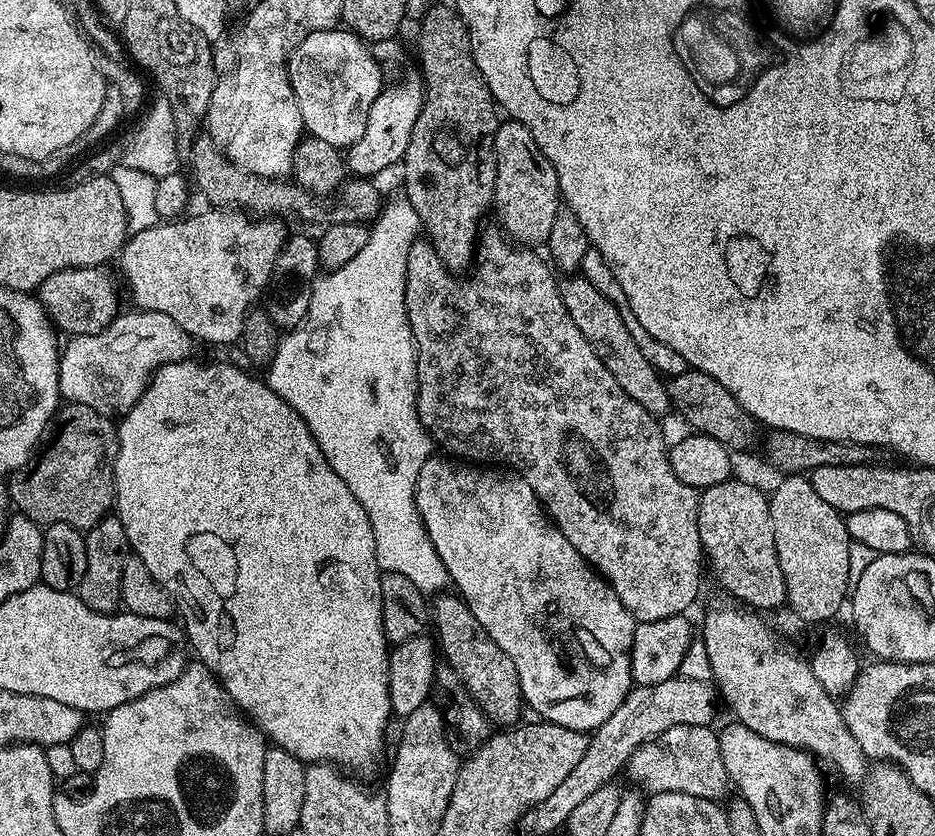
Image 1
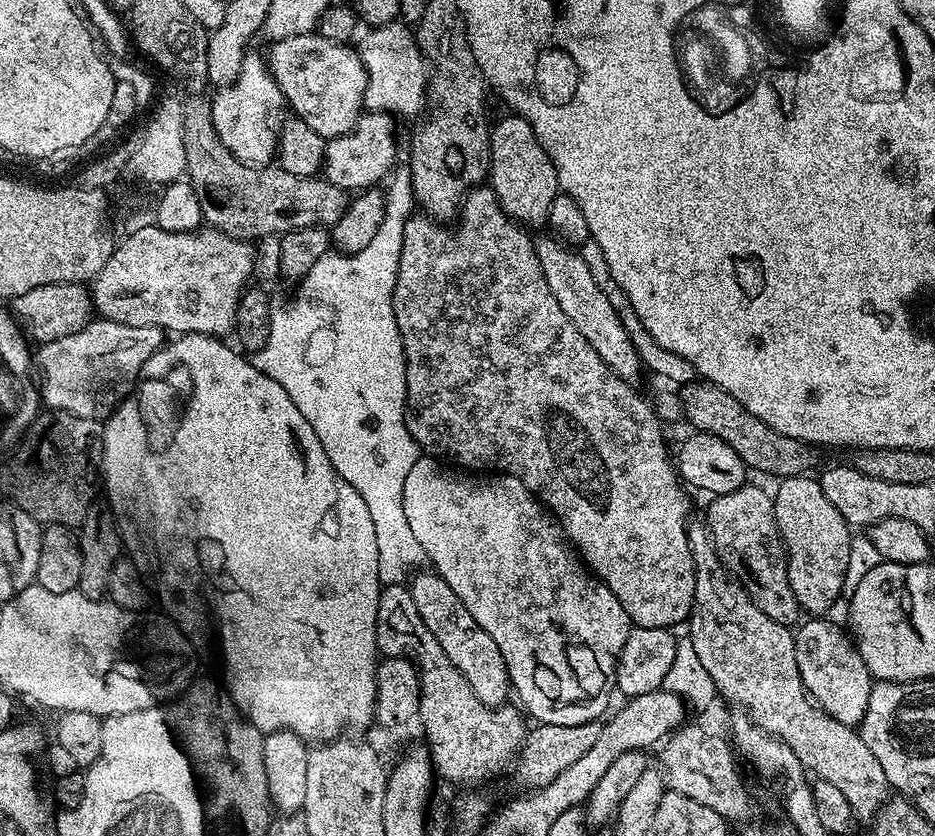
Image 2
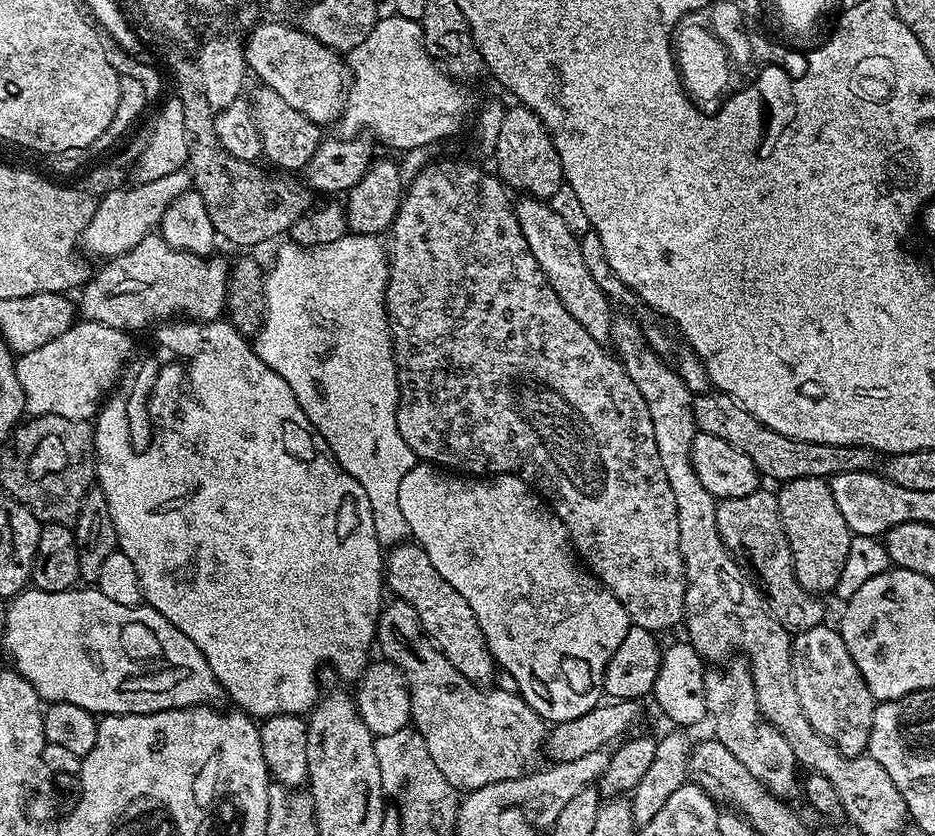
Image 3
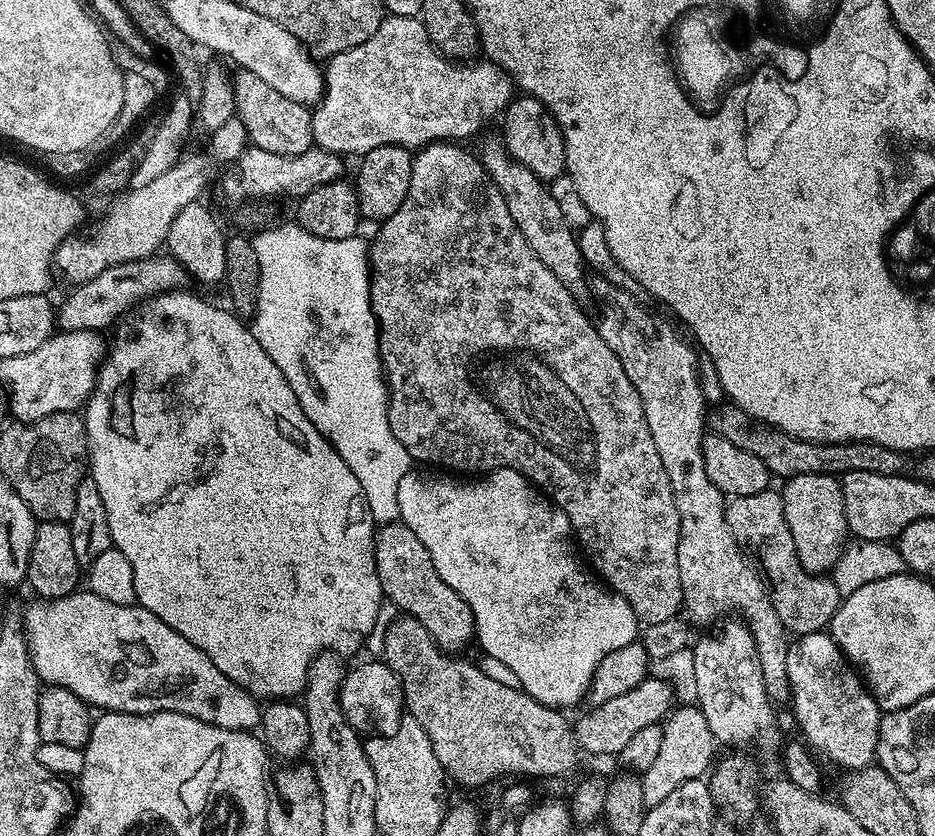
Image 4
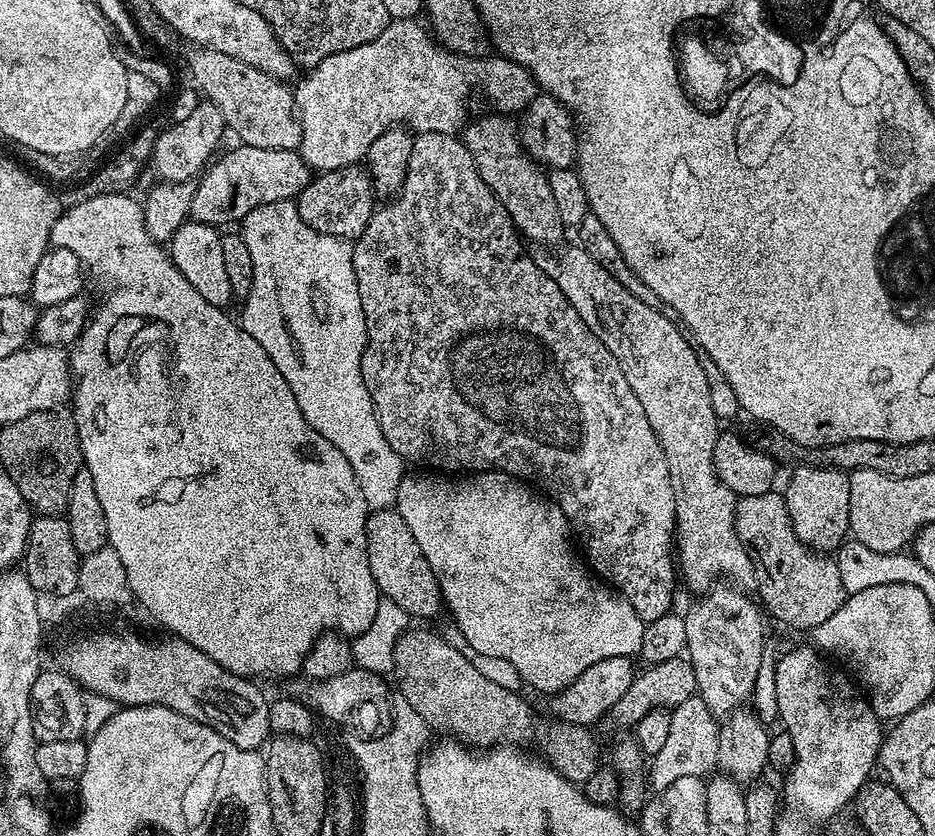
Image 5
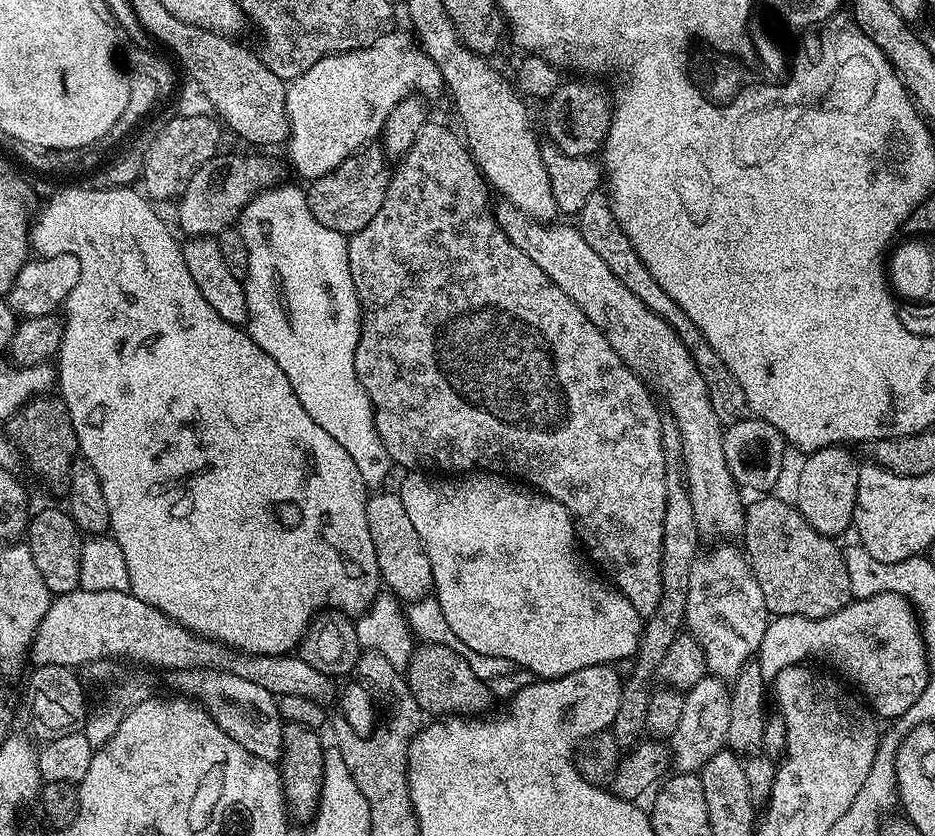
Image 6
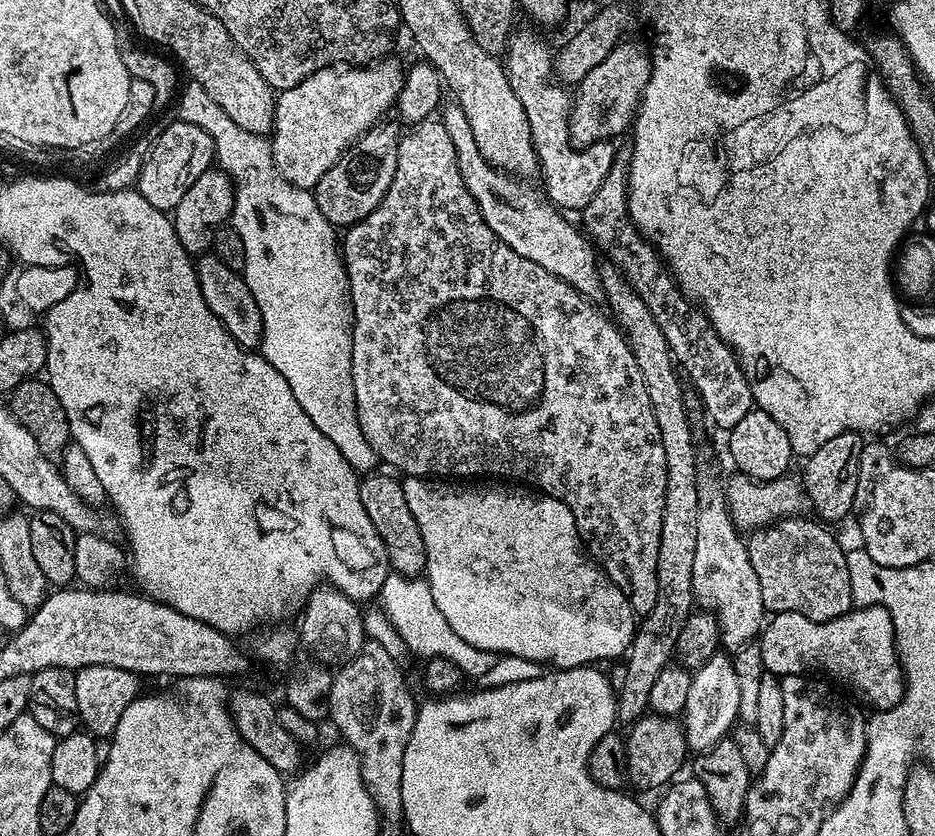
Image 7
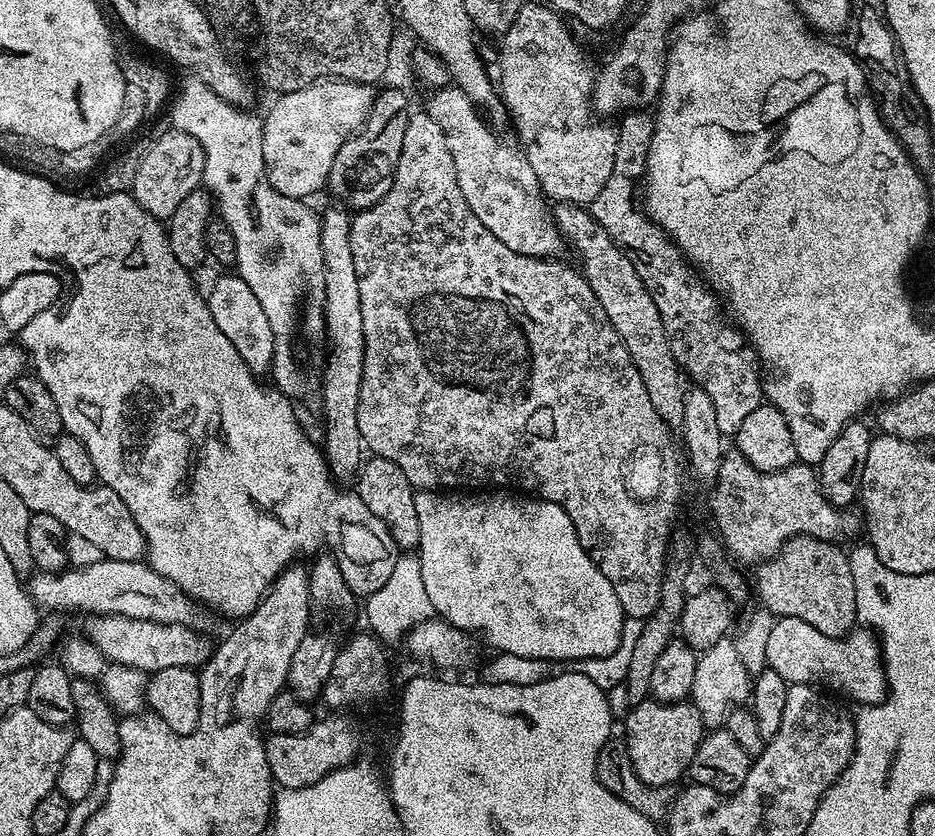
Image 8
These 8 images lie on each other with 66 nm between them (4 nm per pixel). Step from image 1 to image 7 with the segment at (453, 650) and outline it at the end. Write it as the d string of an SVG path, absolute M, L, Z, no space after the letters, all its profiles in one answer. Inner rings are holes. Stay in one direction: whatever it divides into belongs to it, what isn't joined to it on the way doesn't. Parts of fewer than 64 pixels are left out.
M368 474L361 479L362 506L366 506L366 514L370 514L370 522L374 522L386 546L391 571L403 573L407 577L419 577L428 567L426 546L422 542L422 530L418 522L414 522L414 514L410 514L410 506L406 506L403 483L395 475L392 475L393 477L380 475Z

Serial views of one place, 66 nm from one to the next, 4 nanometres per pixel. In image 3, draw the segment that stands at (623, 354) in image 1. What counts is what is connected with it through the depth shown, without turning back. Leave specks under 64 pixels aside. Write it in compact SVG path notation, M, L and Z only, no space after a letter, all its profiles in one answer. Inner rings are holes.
M521 195L514 207L518 226L522 226L522 238L526 238L526 246L530 246L530 254L538 261L538 266L546 274L550 286L554 286L554 294L558 294L558 302L566 306L566 310L598 343L607 345L612 338L613 301L609 300L602 286L594 282L586 261L582 259L582 250L577 233L562 222L559 214L554 214L551 203L538 200L534 196Z

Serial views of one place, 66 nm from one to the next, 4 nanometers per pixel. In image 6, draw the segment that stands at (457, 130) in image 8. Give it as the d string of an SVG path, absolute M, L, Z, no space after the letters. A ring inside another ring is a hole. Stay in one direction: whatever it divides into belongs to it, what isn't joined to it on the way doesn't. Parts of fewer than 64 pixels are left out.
M503 202L497 203L494 211L498 226L506 234L506 238L510 238L510 242L514 242L514 246L518 246L518 250L522 250L522 254L526 254L530 262L536 263L542 269L542 274L550 277L554 286L558 286L562 294L569 296L578 306L578 310L582 310L582 314L586 314L586 318L590 318L590 322L594 322L594 326L604 332L610 346L614 346L618 358L622 358L628 368L664 395L664 400L668 403L667 415L682 434L684 485L690 494L690 506L694 506L694 522L701 537L720 536L716 538L724 542L739 537L744 531L746 504L745 501L740 501L741 489L726 466L725 425L720 423L718 414L714 414L714 406L710 406L710 394L706 390L706 380L702 378L702 372L698 370L690 350L686 350L676 331L665 320L658 318L658 314L650 311L642 301L634 298L634 294L630 294L630 290L626 290L626 286L622 286L622 282L618 282L618 278L614 278L614 274L606 270L606 262L602 262L602 258L598 258L596 251L586 243L586 238L582 238L579 227L572 225L571 228L568 224L560 224L561 222L539 224L537 220L522 214L522 210L518 210L513 204Z

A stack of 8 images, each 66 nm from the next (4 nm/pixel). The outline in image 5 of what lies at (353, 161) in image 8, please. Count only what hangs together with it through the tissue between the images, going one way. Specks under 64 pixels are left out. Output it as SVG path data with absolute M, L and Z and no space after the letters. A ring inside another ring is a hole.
M359 163L313 175L311 182L300 191L294 203L298 210L298 218L302 218L302 222L306 222L310 230L318 230L318 234L330 234L339 240L354 242L360 237L362 230L366 230L373 212L378 207L378 197L372 190L372 176L368 173L367 167Z

